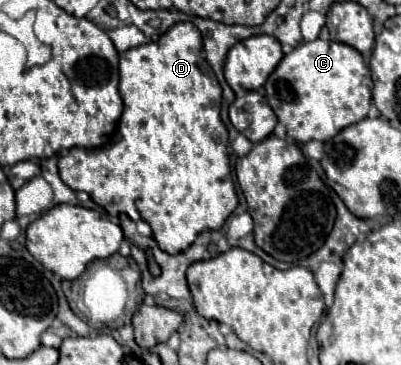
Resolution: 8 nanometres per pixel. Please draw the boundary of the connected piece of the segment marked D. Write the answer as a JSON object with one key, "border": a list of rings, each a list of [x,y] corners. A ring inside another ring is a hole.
{"border":[[[178,22],[162,34],[160,40],[122,52],[118,90],[124,100],[120,138],[100,148],[68,150],[58,158],[60,178],[72,190],[88,192],[109,215],[125,213],[133,221],[138,221],[142,214],[142,218],[152,226],[158,246],[168,254],[178,254],[186,250],[200,232],[220,230],[238,206],[226,142],[214,140],[214,134],[218,134],[220,140],[226,140],[228,130],[220,120],[222,88],[208,62],[202,58],[200,30],[192,22]]]}

